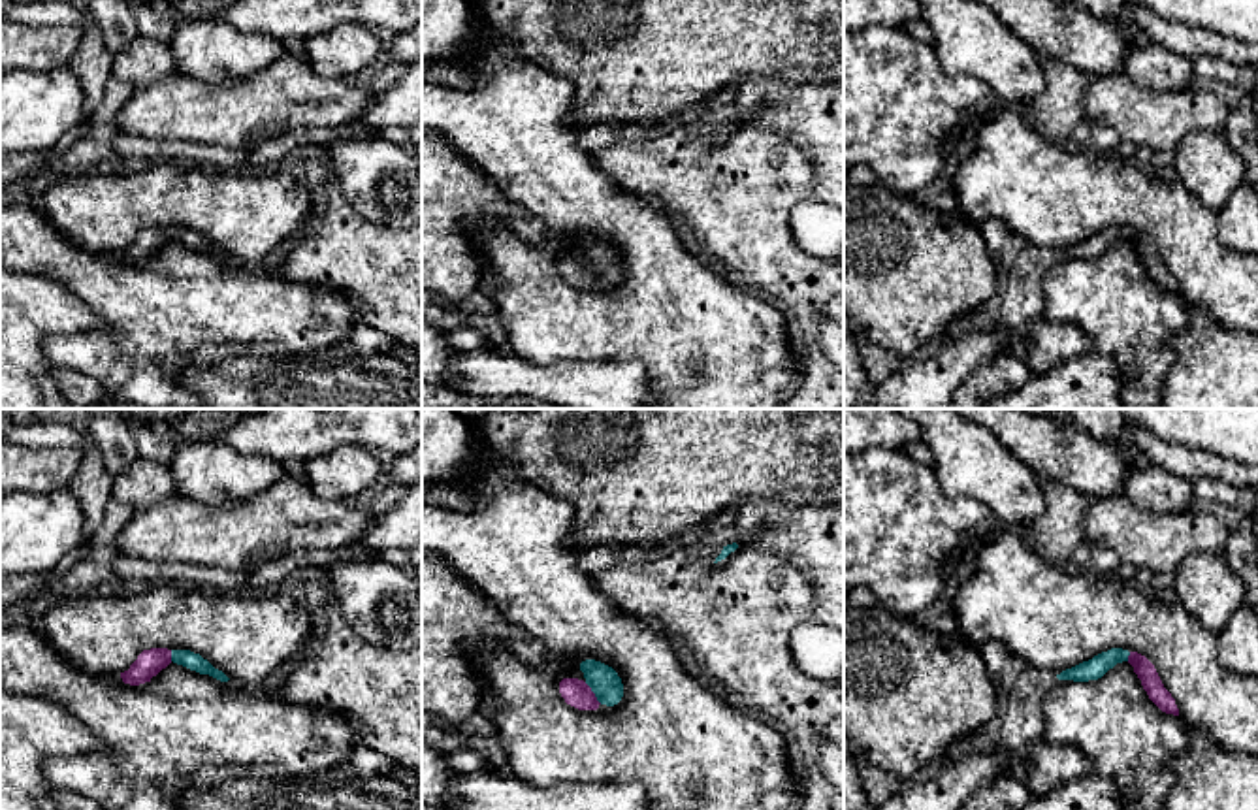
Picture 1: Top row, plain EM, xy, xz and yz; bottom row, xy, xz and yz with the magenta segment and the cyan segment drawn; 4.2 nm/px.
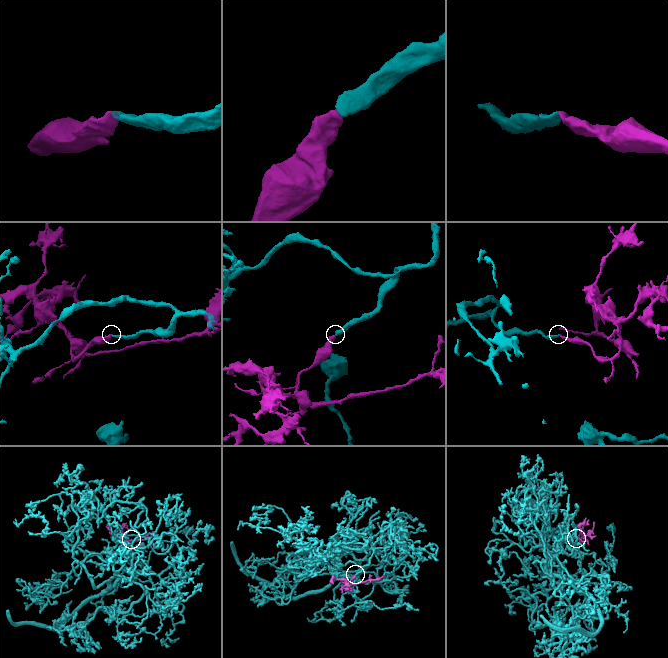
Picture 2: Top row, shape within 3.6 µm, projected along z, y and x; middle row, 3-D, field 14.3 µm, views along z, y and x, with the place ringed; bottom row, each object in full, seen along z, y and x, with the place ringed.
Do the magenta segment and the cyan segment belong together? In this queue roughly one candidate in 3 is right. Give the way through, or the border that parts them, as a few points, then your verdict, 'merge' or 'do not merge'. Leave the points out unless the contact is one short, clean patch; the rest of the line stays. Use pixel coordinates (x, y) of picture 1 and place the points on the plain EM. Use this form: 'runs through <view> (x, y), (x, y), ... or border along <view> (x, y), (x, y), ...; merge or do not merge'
runs through xz (575, 270), (594, 272), (603, 259); merge

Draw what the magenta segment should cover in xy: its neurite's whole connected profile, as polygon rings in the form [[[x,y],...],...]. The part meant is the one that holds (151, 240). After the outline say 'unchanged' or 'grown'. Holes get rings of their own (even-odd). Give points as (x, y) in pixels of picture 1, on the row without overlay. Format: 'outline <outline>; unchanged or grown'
outline [[[168,226],[143,228],[137,237],[130,243],[130,247],[121,251],[121,256],[124,262],[139,264],[151,260],[151,256],[156,254],[162,247],[166,247],[171,239],[200,252],[209,252],[220,260],[230,258],[222,249],[215,247],[200,232],[194,232],[190,228]]]; grown

